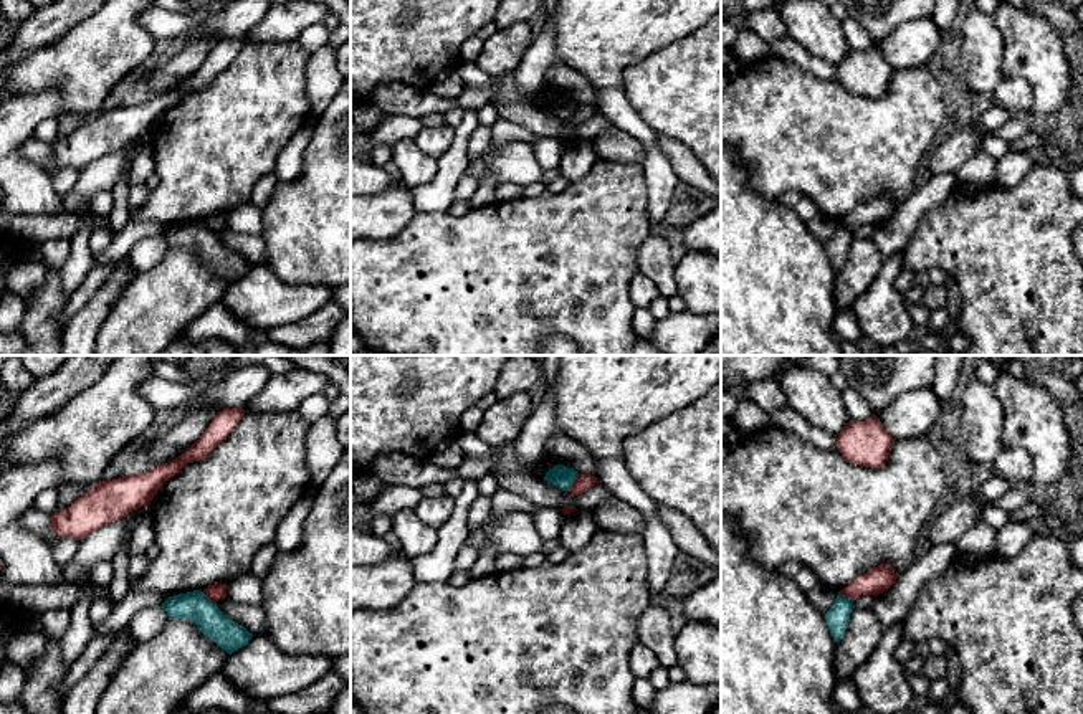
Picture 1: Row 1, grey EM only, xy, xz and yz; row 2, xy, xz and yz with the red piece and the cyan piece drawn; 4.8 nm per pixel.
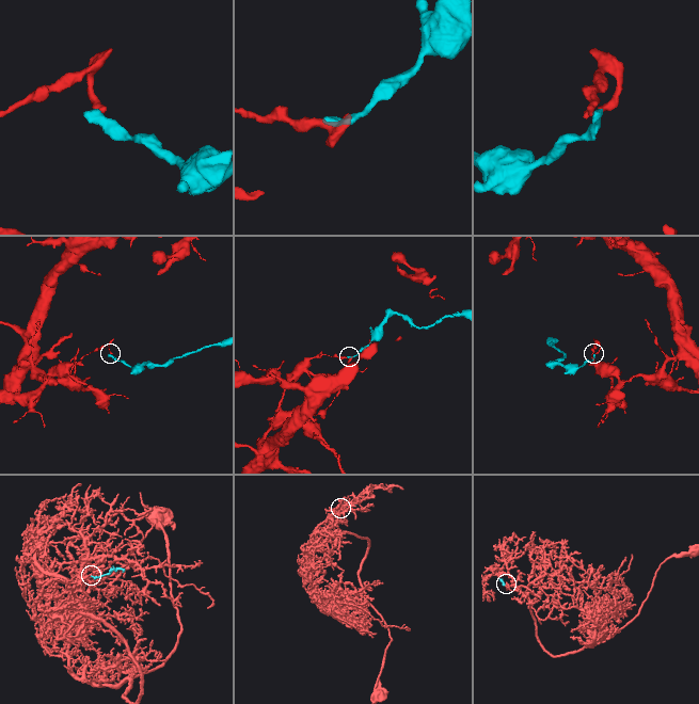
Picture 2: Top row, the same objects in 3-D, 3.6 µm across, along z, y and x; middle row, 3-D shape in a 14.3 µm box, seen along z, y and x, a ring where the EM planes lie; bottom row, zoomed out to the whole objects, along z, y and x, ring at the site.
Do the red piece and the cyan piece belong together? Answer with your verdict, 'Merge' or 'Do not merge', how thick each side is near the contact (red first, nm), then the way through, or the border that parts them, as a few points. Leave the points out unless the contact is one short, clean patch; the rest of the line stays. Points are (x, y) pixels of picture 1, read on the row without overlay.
Do not merge. Thickness 80 nm (red) against 120 nm. Boundary: xz (579, 104), (567, 119)

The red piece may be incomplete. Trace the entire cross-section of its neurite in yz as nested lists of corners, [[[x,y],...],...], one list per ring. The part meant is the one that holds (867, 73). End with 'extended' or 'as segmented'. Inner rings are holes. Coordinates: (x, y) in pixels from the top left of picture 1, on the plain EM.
[[[873,43],[865,51],[850,50],[837,66],[837,78],[853,94],[880,98],[888,91],[895,71]]]; as segmented

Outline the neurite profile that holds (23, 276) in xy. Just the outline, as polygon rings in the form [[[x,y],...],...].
[[[15,259],[7,273],[5,288],[26,299],[45,281],[45,276],[45,263]]]

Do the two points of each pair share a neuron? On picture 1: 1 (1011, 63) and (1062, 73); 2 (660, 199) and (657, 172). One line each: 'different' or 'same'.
1: same
2: same

